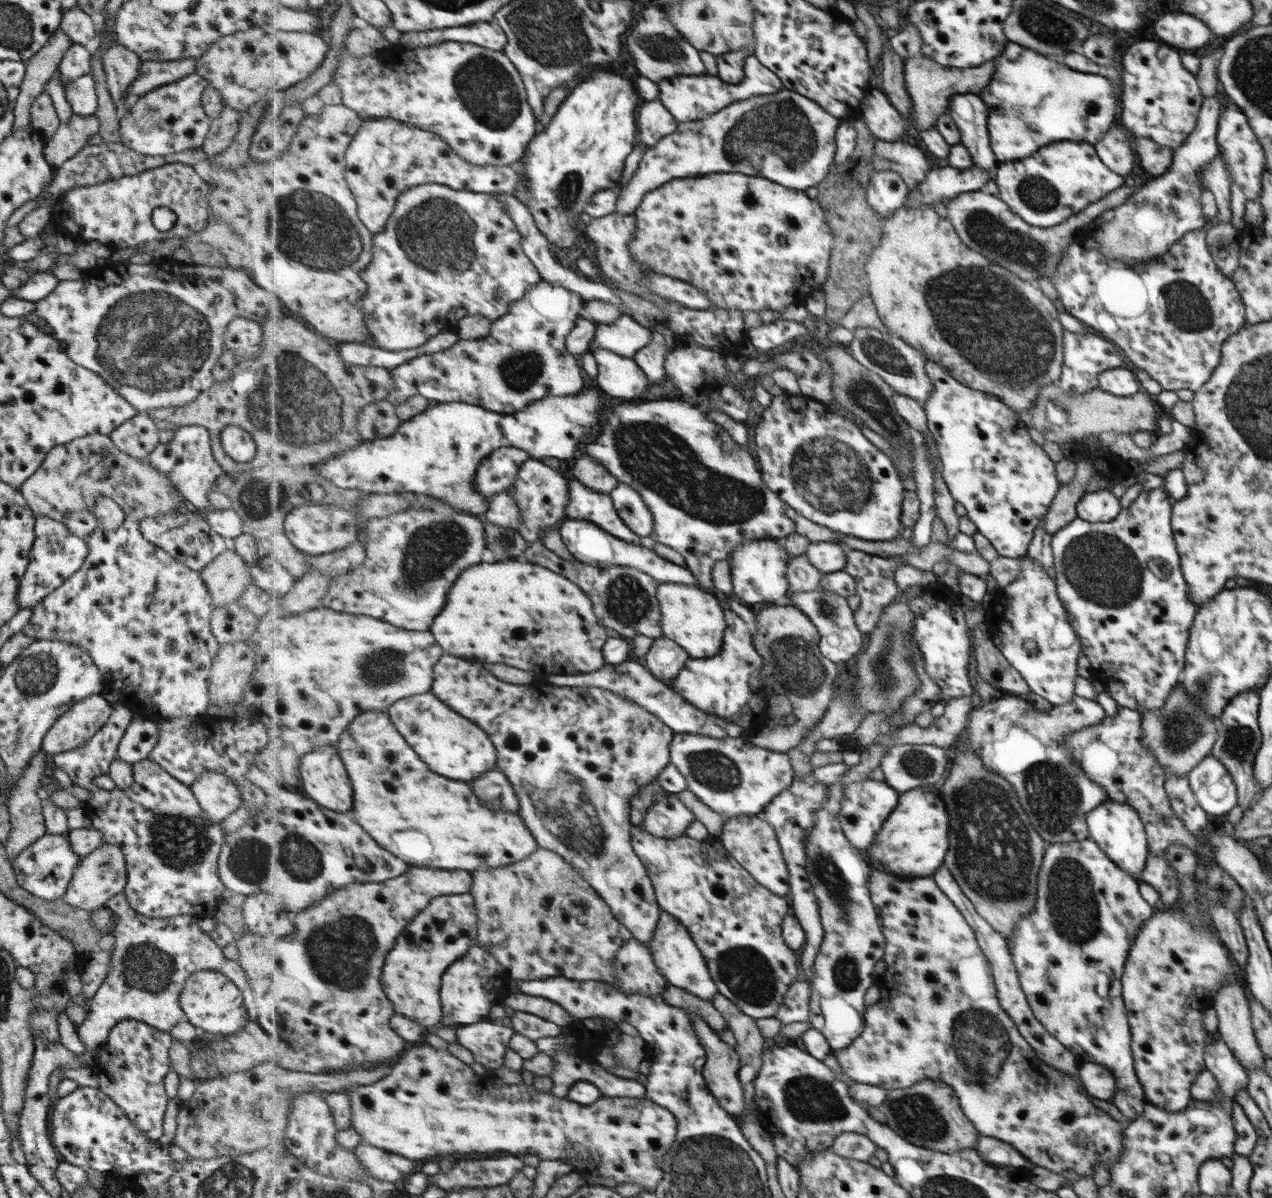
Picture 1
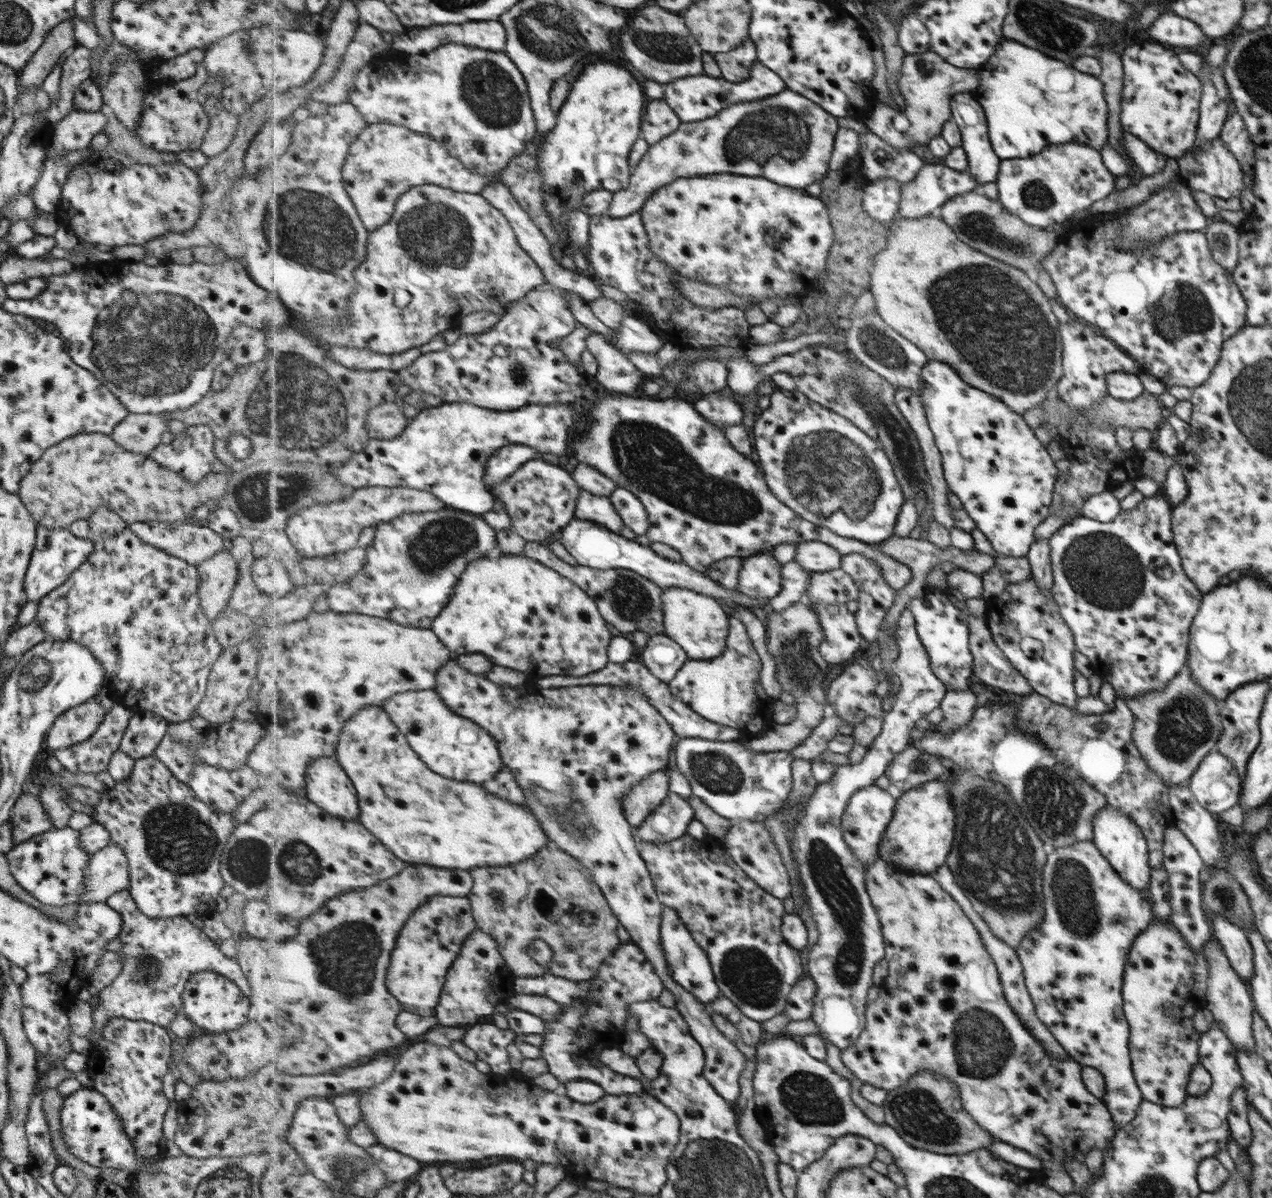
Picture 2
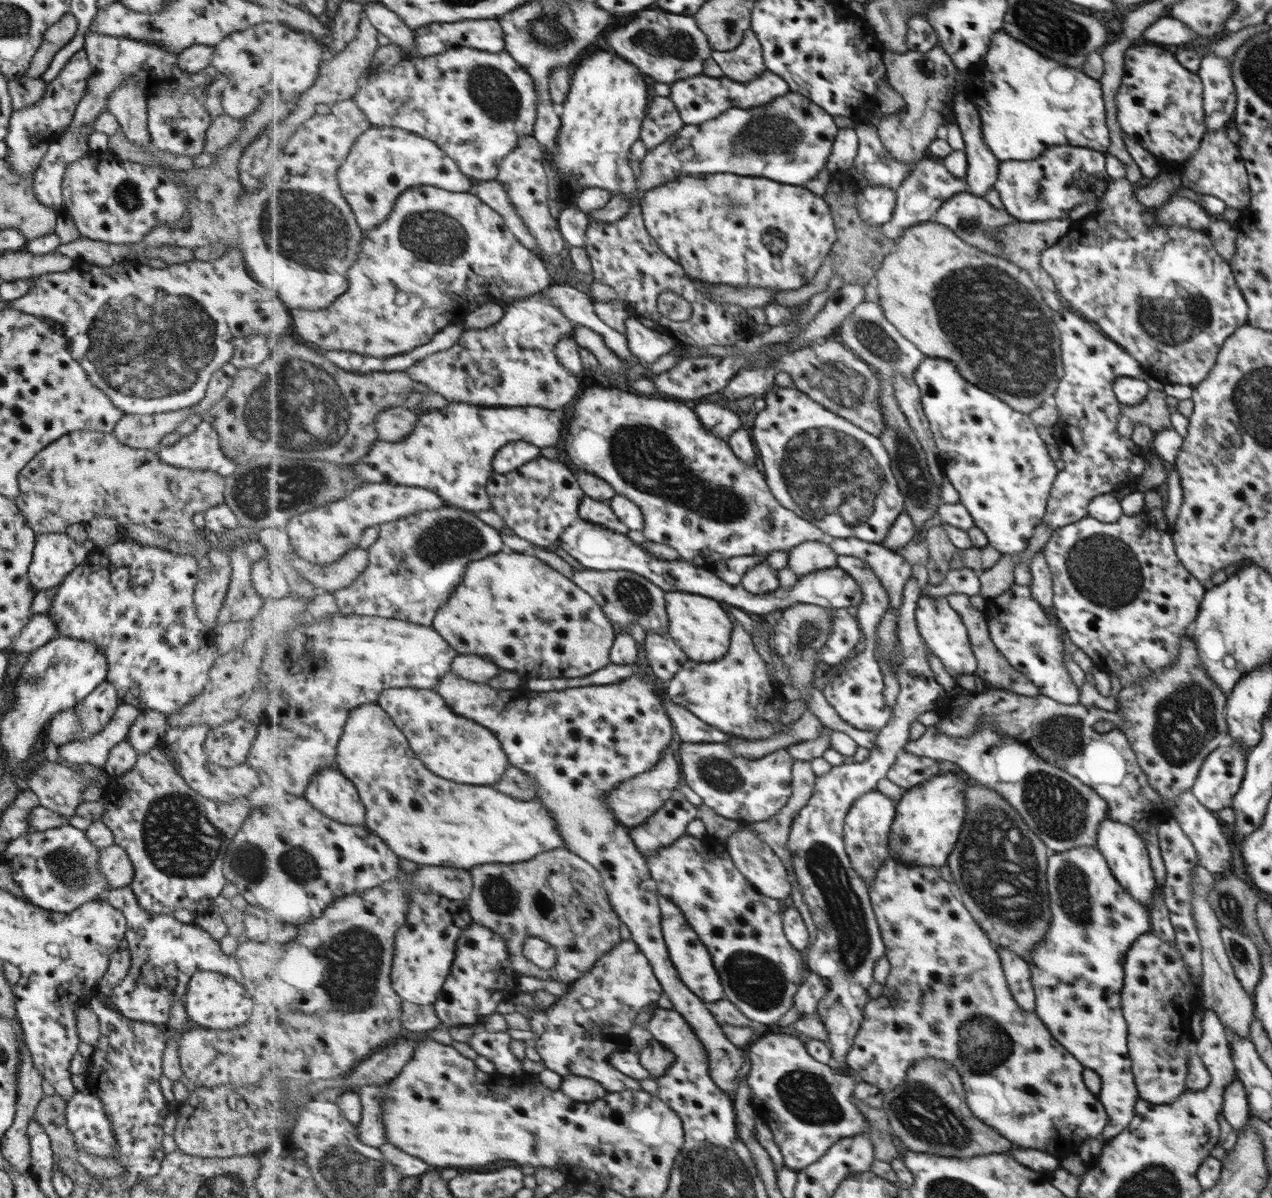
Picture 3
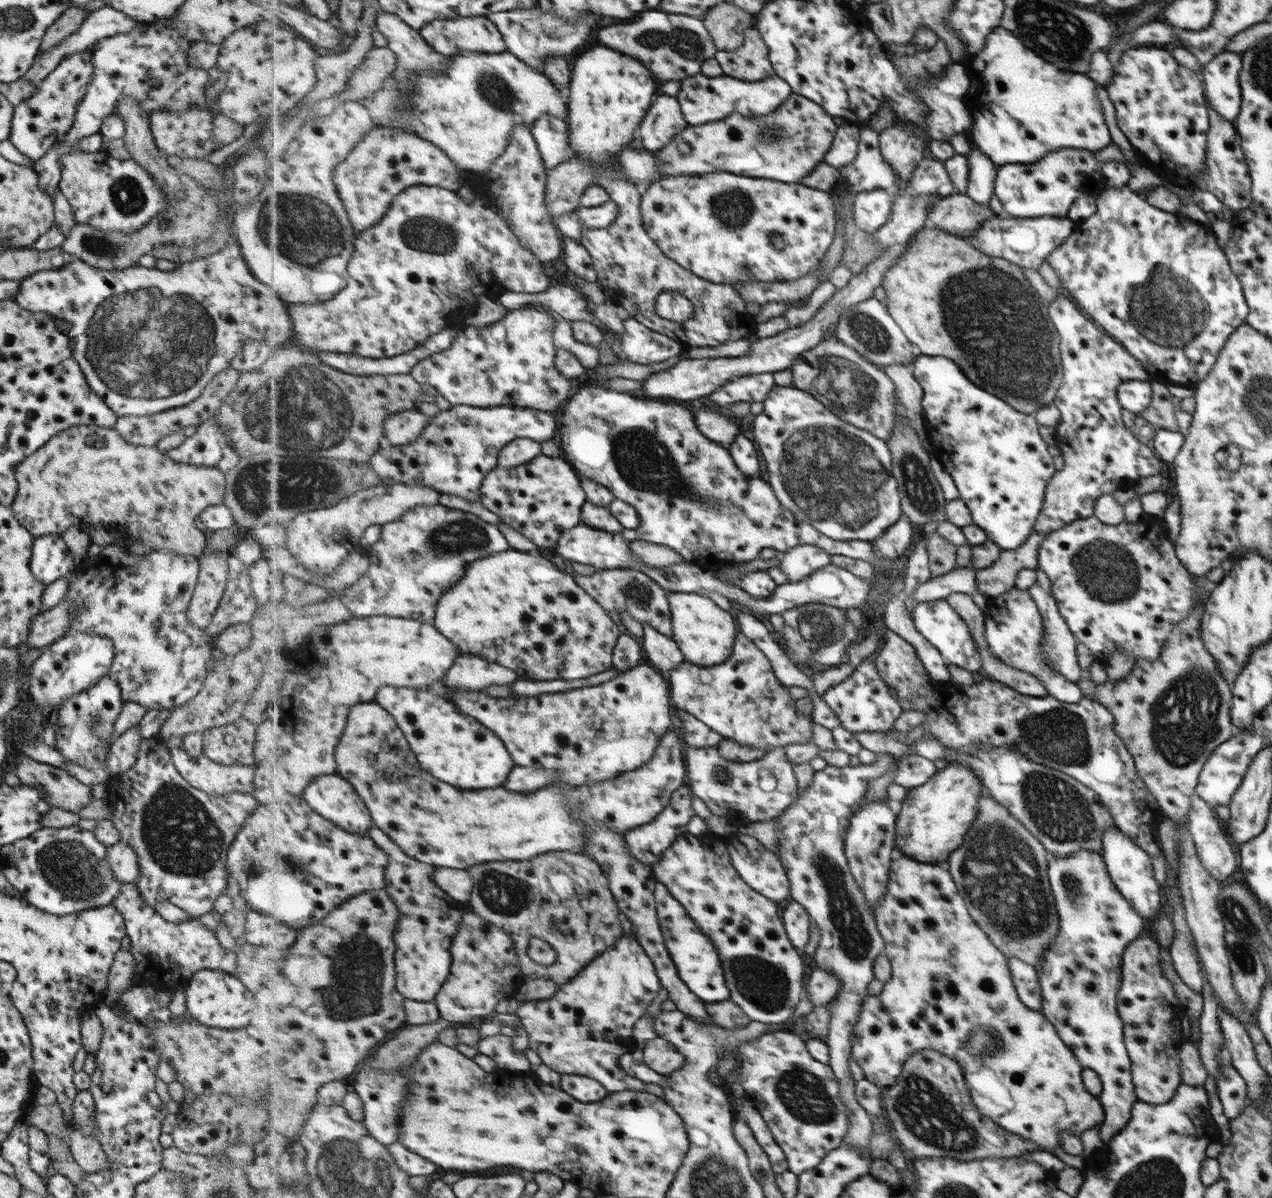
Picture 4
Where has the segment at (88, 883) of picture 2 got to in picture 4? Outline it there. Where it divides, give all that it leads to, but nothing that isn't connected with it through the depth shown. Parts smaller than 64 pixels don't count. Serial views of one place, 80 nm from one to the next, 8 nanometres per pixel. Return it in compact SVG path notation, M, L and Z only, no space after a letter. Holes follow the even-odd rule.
M118 841L106 849L112 875L120 884L135 881L138 875L136 852L128 844Z

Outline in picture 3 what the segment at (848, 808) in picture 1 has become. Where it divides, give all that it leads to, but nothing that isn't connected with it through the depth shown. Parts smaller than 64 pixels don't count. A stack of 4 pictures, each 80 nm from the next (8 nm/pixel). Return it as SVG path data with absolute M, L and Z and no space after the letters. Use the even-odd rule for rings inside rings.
M878 789L861 796L849 811L844 828L844 839L853 868L869 884L876 878L886 860L892 858L889 852L890 835L896 820L895 803L889 796Z

